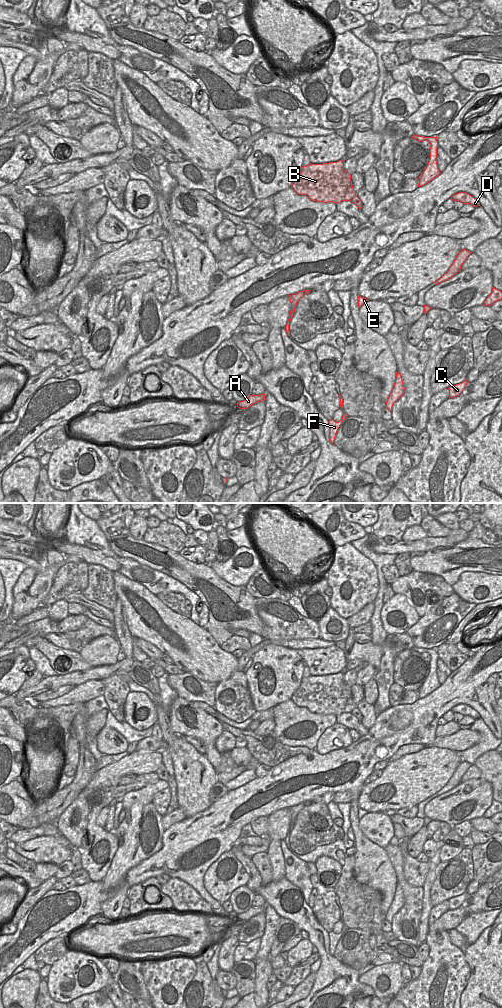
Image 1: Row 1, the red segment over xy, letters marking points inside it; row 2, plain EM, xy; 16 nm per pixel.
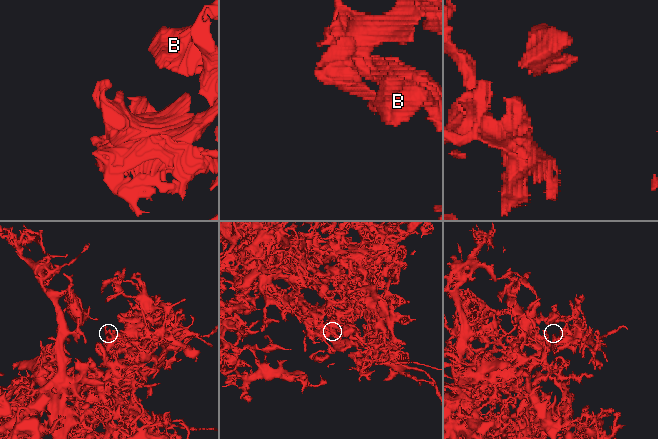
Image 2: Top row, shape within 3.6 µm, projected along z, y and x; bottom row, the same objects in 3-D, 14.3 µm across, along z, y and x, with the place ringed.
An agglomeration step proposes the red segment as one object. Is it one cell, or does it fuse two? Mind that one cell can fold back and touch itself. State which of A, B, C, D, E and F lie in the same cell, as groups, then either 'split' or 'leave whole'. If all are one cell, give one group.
A C D E F / B | split

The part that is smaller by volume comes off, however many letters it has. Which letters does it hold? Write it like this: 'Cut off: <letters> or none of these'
Cut off: B

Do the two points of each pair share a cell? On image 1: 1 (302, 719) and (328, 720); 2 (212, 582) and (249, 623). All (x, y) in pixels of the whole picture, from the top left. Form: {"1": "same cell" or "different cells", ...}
{"1": "same cell", "2": "same cell"}

